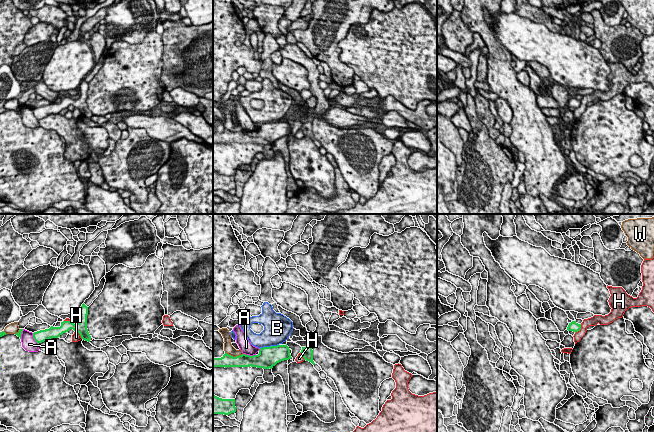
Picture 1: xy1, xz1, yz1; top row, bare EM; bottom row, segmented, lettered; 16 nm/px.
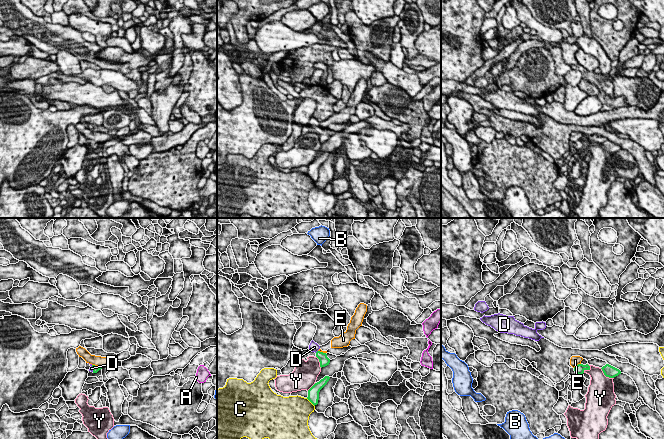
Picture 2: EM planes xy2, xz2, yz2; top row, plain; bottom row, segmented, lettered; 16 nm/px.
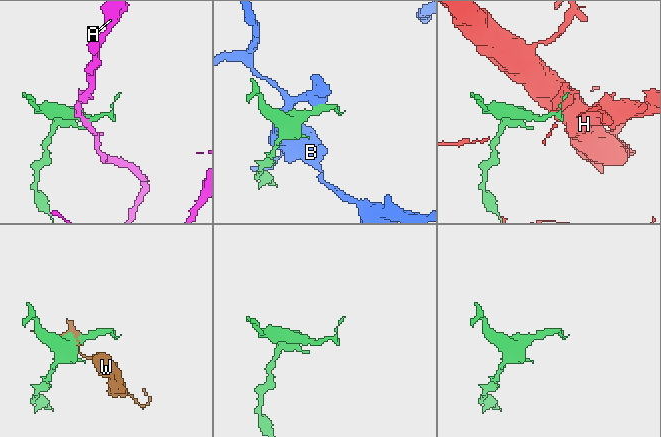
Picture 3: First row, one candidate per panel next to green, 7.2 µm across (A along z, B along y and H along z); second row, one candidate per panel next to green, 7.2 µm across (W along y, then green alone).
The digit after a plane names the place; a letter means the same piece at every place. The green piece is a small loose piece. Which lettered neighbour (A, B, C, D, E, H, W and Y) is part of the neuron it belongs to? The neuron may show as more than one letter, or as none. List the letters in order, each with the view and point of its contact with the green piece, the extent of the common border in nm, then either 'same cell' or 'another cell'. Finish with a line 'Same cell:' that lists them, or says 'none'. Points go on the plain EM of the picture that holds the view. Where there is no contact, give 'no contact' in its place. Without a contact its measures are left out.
A: xz1 (249, 131) | 220 nm | another cell
B: xz1 (270, 122) | 320 nm | another cell
C: xz2 (310, 177) | 200 nm | another cell
D: xy2 (93, 144) | 120 nm | same cell
E: yz2 (576, 141) | 140 nm | another cell
H: yz1 (579, 105) | 190 nm | another cell
W: xz1 (234, 133) | 280 nm | another cell
Y: yz2 (606, 152) | 280 nm | another cell
Same cell: D

